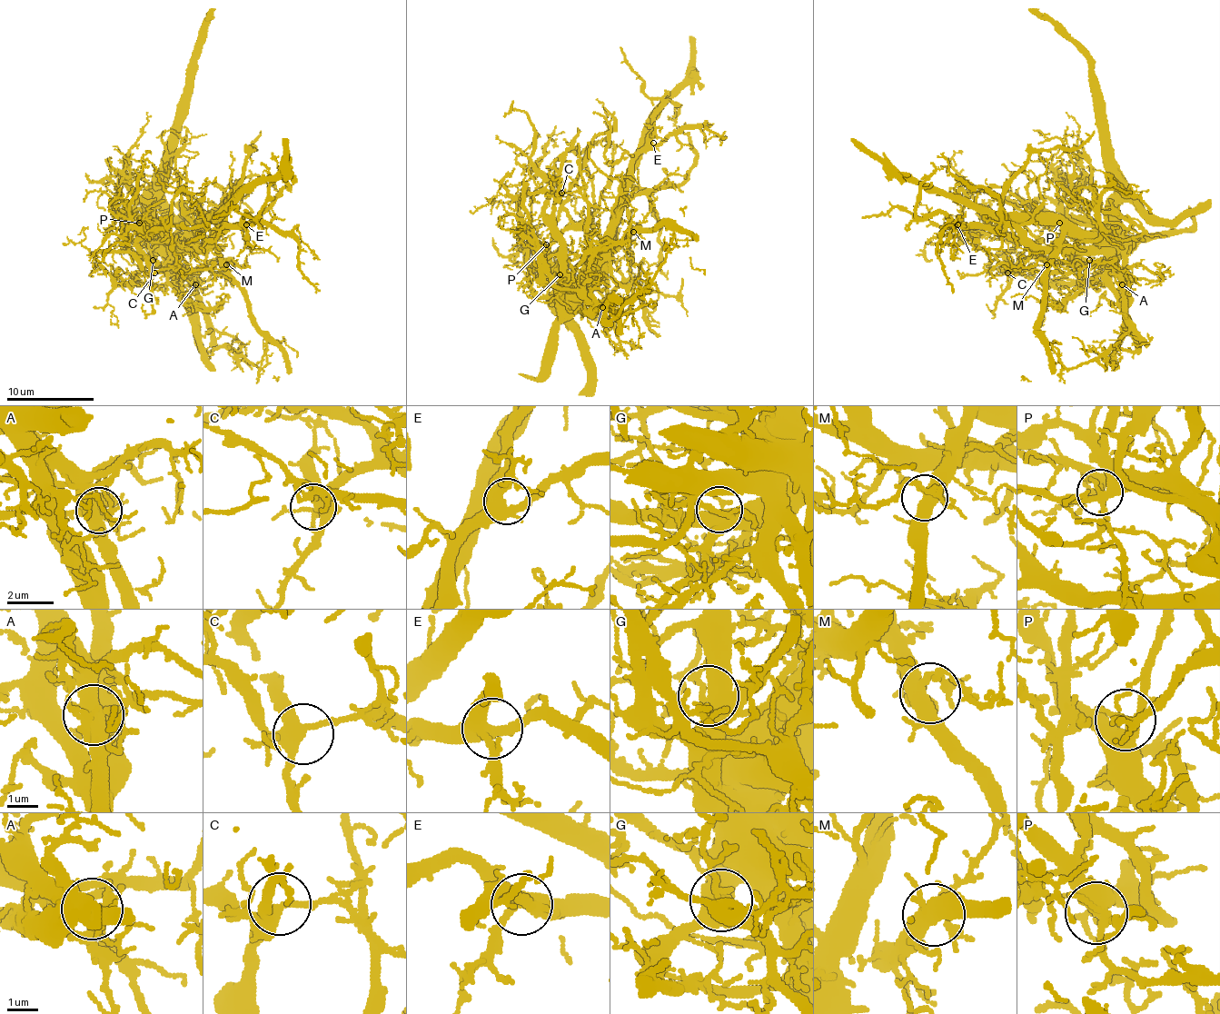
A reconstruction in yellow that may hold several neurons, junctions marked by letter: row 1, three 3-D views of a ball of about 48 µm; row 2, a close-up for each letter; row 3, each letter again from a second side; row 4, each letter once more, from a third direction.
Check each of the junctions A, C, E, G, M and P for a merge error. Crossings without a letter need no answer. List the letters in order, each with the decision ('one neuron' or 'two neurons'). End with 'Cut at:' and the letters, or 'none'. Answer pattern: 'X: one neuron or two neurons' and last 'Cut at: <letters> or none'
A: two neurons
C: one neuron
E: one neuron
G: one neuron
M: one neuron
P: one neuron
Cut at: A

